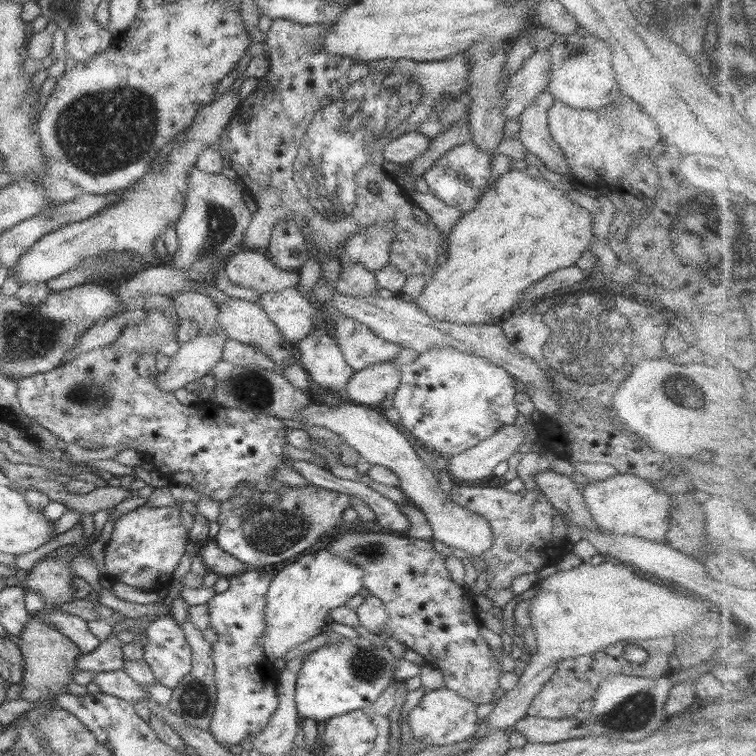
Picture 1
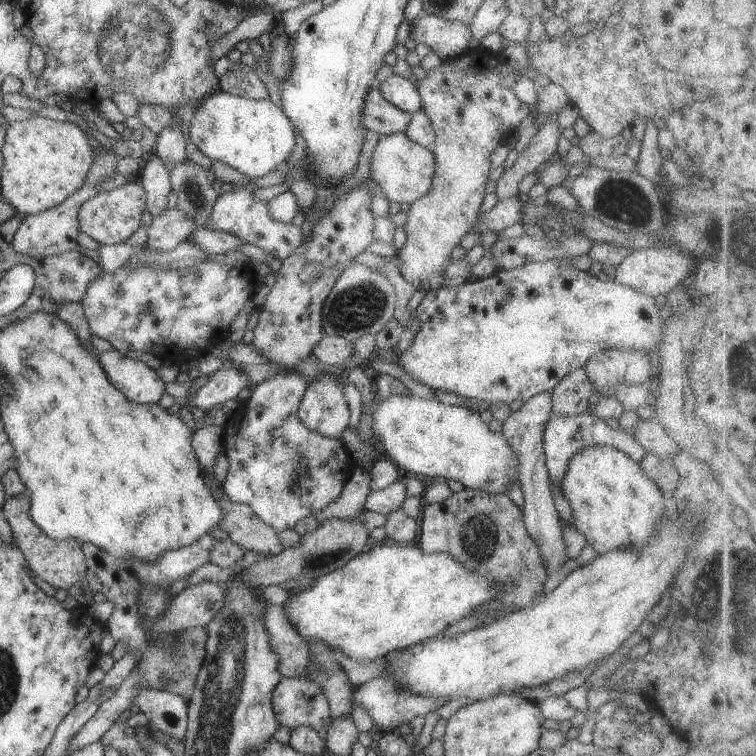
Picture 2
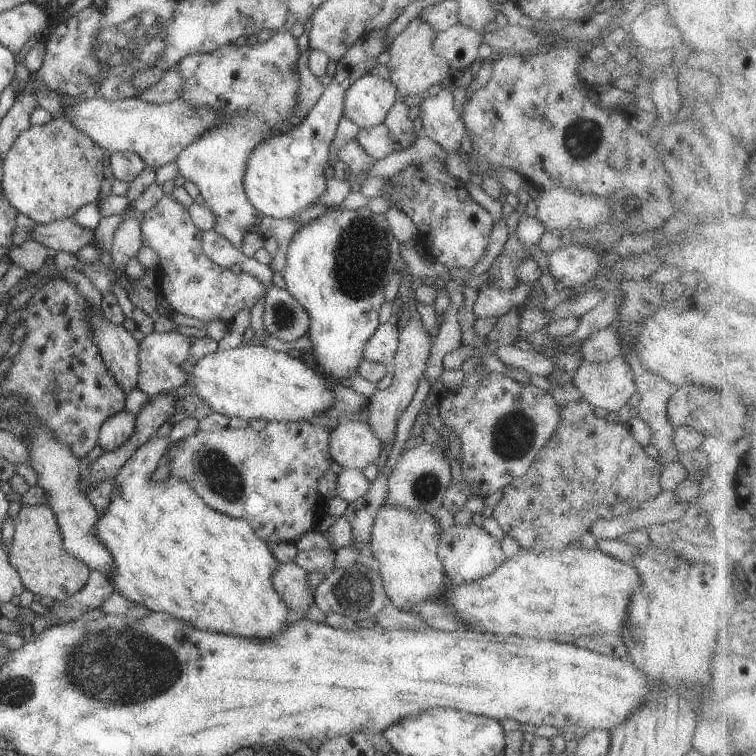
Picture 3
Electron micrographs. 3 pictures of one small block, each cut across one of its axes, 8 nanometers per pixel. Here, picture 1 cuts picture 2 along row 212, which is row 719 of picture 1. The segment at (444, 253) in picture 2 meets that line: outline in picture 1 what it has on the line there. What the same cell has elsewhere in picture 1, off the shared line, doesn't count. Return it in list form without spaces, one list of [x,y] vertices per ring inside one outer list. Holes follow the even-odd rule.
[[[446,687],[427,691],[419,704],[408,715],[408,726],[413,738],[423,744],[444,746],[469,739],[478,730],[481,719],[476,715],[477,705]]]

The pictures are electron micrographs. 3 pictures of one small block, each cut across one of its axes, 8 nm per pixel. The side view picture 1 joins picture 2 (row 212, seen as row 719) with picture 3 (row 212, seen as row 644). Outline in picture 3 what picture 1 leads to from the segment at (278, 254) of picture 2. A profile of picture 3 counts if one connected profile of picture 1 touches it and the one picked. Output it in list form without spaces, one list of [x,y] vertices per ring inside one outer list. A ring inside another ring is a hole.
[[[280,30],[273,33],[272,38],[255,46],[236,46],[228,43],[218,47],[211,53],[196,53],[183,58],[177,65],[177,70],[183,76],[185,83],[178,99],[184,99],[197,107],[210,107],[217,112],[217,124],[213,125],[202,136],[197,137],[178,155],[175,160],[179,174],[198,187],[204,198],[205,206],[210,209],[218,221],[234,220],[242,230],[250,226],[259,226],[264,215],[248,200],[243,185],[243,174],[247,160],[257,144],[273,136],[270,130],[278,128],[284,120],[290,120],[294,114],[299,87],[299,74],[295,74],[294,63],[300,50],[297,39],[290,30]]]

